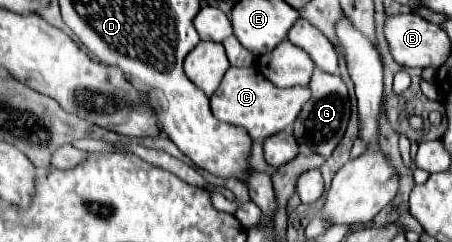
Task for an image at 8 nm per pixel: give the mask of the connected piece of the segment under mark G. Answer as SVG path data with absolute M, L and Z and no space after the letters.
M314 68L312 80L310 80L310 90L312 90L312 96L304 104L302 112L298 114L298 120L294 122L294 136L300 144L300 150L310 150L310 152L316 152L316 154L322 154L328 158L346 132L346 124L350 118L348 90L340 76L326 74L320 68Z

